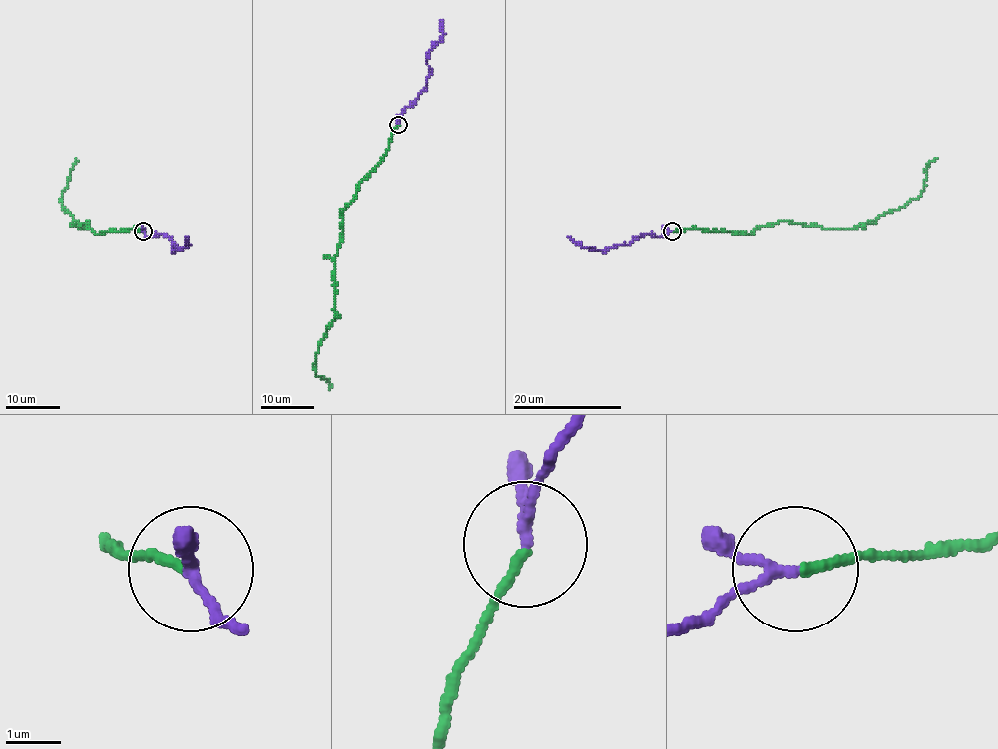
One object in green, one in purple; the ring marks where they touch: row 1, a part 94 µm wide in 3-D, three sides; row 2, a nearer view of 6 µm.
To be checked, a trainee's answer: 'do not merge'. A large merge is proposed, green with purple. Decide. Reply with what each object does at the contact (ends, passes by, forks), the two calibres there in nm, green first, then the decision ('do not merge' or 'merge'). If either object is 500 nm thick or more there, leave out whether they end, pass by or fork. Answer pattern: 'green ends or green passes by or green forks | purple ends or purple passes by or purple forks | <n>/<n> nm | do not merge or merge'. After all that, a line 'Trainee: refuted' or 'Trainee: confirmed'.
green ends | purple passes by | 160/150 nm | merge
Trainee: refuted

